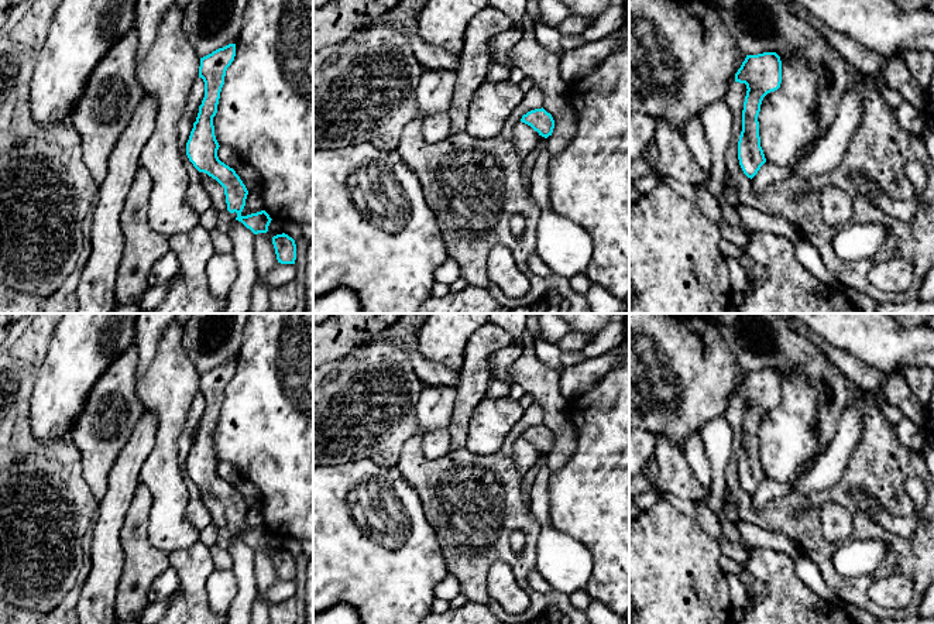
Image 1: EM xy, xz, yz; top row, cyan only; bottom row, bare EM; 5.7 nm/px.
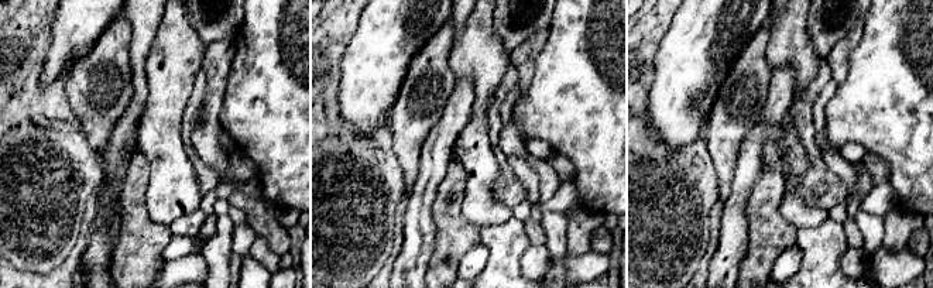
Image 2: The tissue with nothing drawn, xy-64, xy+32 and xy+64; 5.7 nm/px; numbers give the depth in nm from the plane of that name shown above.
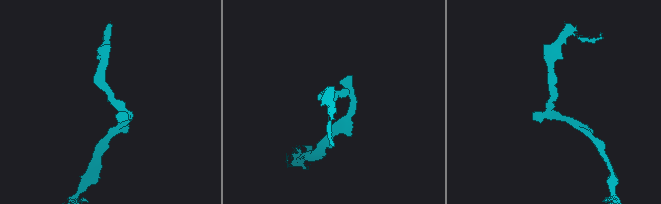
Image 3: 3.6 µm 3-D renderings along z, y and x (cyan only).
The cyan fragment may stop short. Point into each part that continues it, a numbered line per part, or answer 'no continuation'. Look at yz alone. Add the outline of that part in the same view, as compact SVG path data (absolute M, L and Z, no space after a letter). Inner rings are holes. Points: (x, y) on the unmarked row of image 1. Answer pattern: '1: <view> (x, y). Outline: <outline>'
no continuation

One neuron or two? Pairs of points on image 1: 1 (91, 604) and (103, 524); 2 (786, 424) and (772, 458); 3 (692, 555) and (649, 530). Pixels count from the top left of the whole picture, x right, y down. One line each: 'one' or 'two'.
1: one
2: one
3: one

